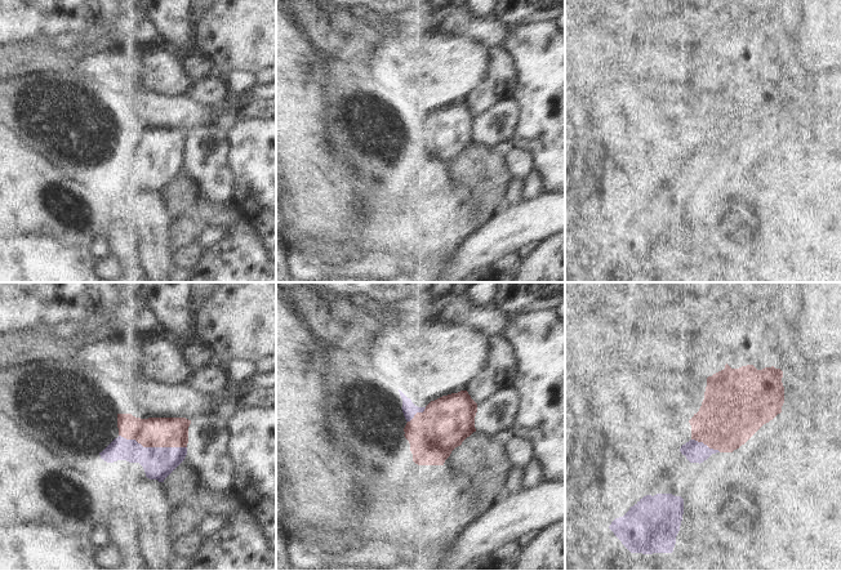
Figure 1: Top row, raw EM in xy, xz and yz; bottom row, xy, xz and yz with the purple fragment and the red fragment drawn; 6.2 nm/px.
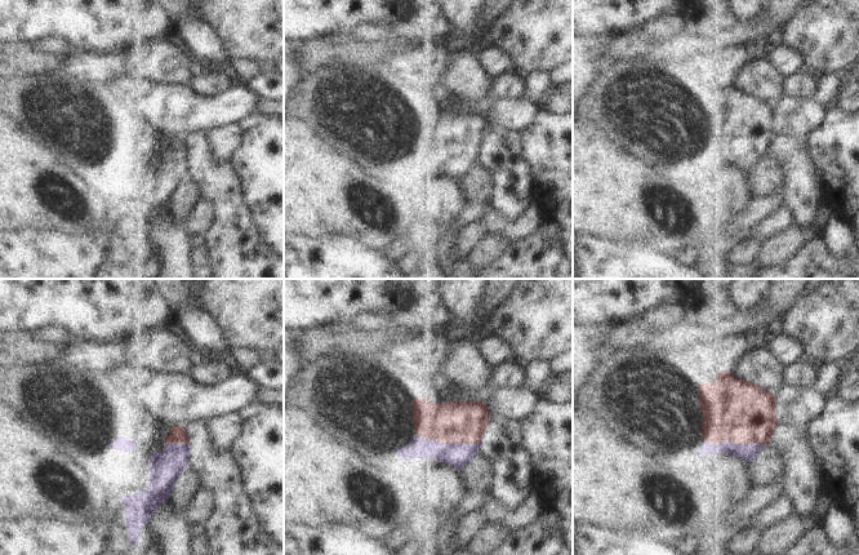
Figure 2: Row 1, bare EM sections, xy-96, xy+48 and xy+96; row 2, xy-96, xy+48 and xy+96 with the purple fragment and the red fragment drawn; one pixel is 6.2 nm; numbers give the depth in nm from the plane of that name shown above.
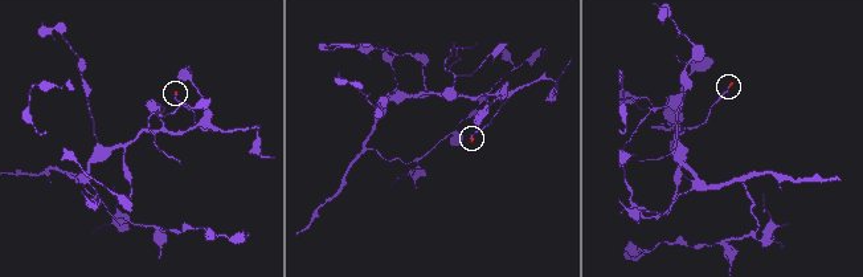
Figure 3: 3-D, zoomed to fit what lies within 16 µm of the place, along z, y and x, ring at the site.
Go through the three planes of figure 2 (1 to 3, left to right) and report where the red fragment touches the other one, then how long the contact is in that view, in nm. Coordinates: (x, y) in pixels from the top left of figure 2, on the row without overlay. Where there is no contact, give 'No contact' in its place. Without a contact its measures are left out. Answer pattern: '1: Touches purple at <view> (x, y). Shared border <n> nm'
1: Touches purple at xy-96 (177, 155). Shared border 150 nm
2: Touches purple at xy+48 (448, 155). Shared border 420 nm
3: Touches purple at xy+96 (734, 155). Shared border 380 nm.

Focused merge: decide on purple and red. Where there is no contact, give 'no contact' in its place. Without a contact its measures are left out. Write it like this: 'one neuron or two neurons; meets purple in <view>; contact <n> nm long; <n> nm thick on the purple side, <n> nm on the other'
one neuron; meets purple in xy; contact 440 nm long; 190 nm thick on the purple side, 190 nm on the other

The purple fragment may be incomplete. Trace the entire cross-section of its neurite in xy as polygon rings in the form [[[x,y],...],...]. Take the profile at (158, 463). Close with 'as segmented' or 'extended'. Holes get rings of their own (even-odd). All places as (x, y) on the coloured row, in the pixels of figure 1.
[[[117,414],[119,437],[102,452],[101,459],[107,463],[126,460],[139,463],[150,479],[164,479],[184,460],[187,455],[188,427],[186,418],[148,418],[141,419],[132,414]]]; extended

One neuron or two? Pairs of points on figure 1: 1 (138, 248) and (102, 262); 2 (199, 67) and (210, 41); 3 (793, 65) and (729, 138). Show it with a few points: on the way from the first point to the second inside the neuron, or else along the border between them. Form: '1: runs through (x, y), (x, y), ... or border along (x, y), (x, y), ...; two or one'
1: border along (120, 259), (128, 268); two
2: border along (204, 53), (216, 63), (217, 71); two
3: runs through (782, 85), (781, 96), (750, 119); one

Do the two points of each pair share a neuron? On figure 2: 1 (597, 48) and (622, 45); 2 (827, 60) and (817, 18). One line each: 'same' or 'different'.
1: different
2: same

